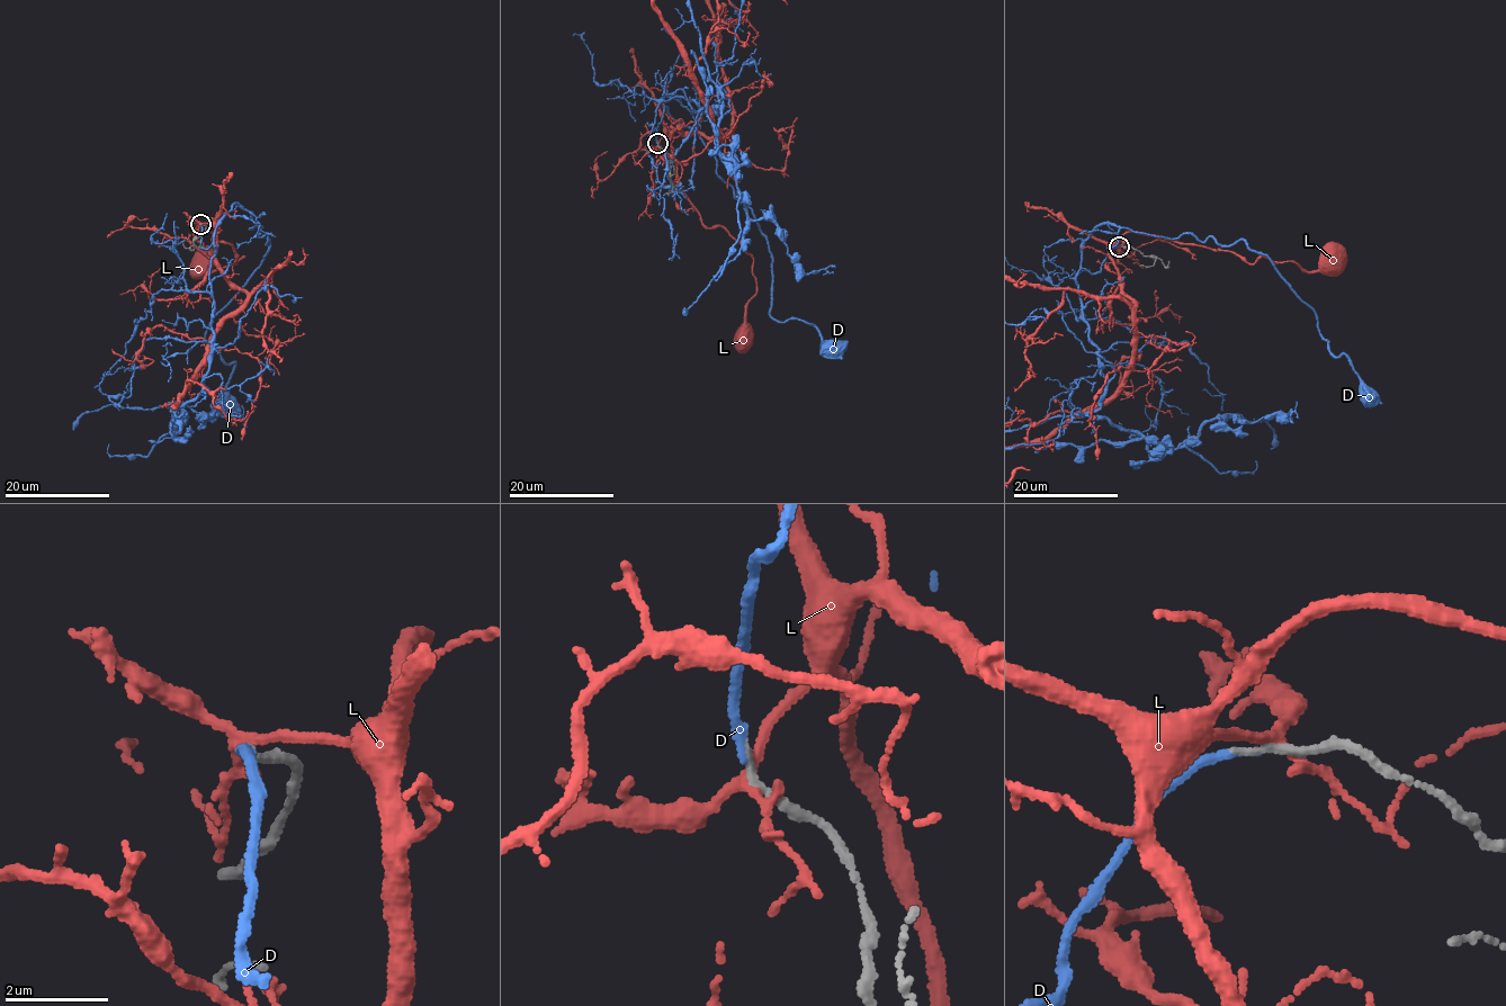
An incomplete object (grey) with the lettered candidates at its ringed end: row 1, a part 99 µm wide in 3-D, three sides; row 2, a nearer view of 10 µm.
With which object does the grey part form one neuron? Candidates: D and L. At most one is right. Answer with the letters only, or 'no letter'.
D

